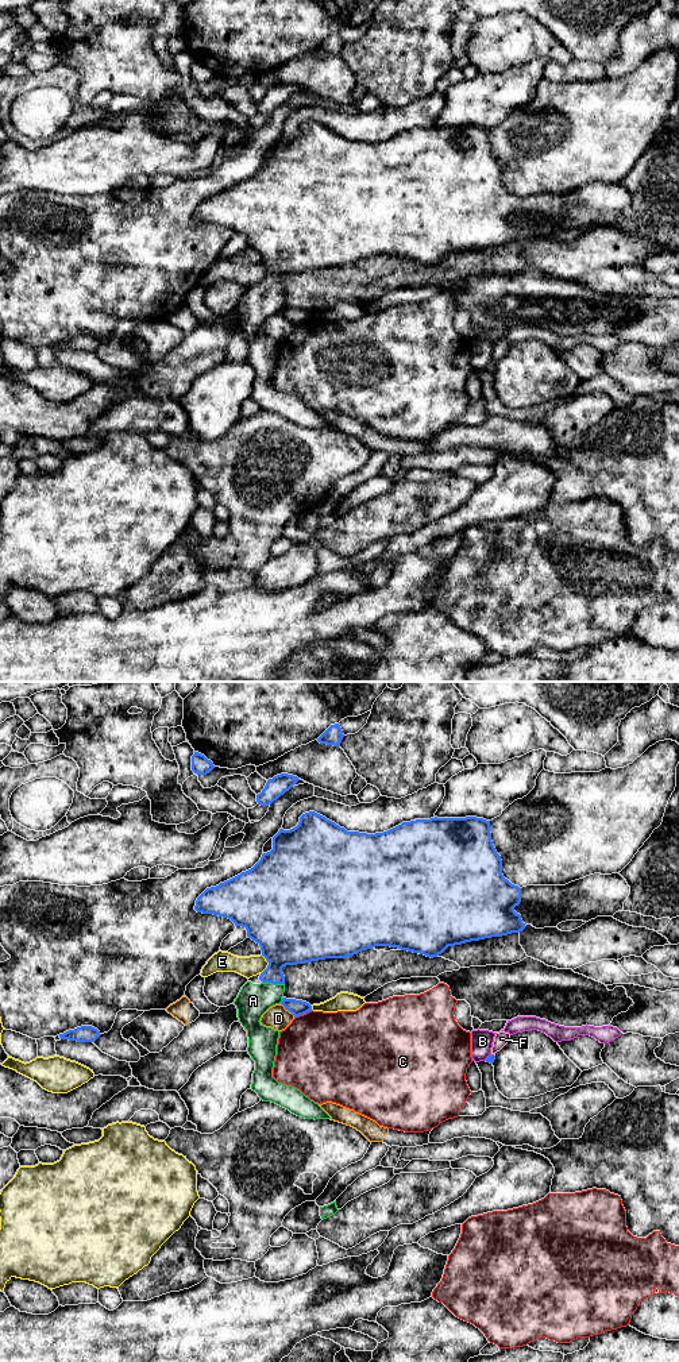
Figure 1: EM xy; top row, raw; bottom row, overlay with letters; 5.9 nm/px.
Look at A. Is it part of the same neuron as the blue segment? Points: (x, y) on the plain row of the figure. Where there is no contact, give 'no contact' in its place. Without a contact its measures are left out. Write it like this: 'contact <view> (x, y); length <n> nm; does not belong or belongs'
contact xy (273, 292); length 140 nm; belongs

